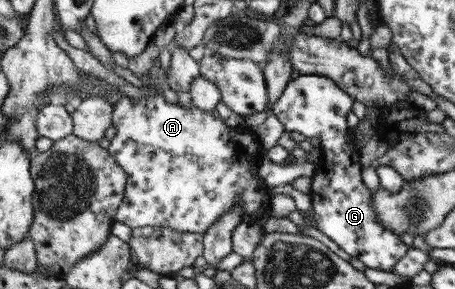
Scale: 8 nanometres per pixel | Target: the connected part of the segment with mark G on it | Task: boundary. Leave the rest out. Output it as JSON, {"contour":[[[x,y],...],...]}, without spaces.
{"contour":[[[299,75],[289,82],[282,98],[274,105],[273,114],[283,123],[285,131],[320,138],[322,154],[317,162],[311,194],[317,229],[367,268],[392,272],[410,248],[379,220],[373,192],[361,179],[362,167],[358,160],[361,150],[354,129],[347,125],[347,115],[353,111],[355,100],[333,79]]]}

